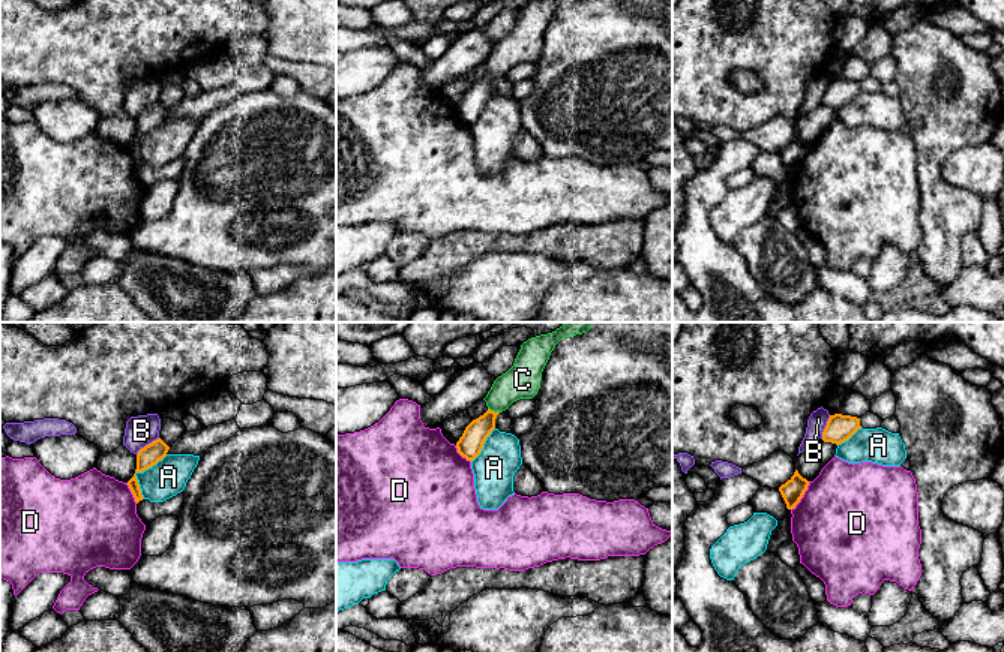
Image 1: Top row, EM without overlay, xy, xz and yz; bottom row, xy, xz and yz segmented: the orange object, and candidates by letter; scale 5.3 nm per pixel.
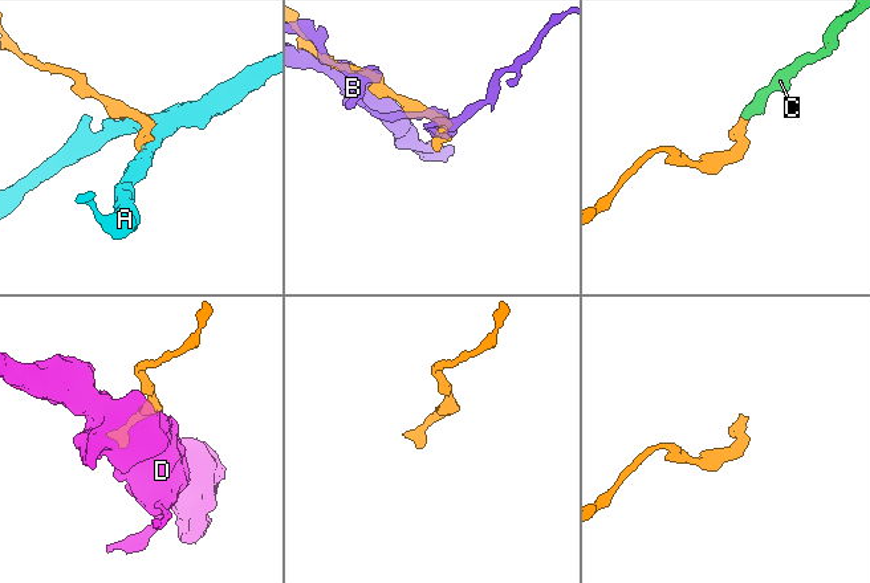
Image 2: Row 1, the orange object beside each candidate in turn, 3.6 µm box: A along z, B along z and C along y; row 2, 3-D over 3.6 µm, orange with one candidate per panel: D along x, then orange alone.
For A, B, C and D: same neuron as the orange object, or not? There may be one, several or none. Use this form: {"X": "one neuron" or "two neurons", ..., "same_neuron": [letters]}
{"A": "two neurons", "B": "two neurons", "C": "one neuron", "D": "two neurons", "same_neuron": ["C"]}

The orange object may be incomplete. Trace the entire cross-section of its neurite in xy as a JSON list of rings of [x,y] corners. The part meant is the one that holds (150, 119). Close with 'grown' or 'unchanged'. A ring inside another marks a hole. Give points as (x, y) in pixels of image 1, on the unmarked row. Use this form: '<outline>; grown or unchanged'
[[[161,102],[141,112],[137,118],[135,138],[143,136],[156,129],[167,120],[168,114],[170,111]]]; unchanged

